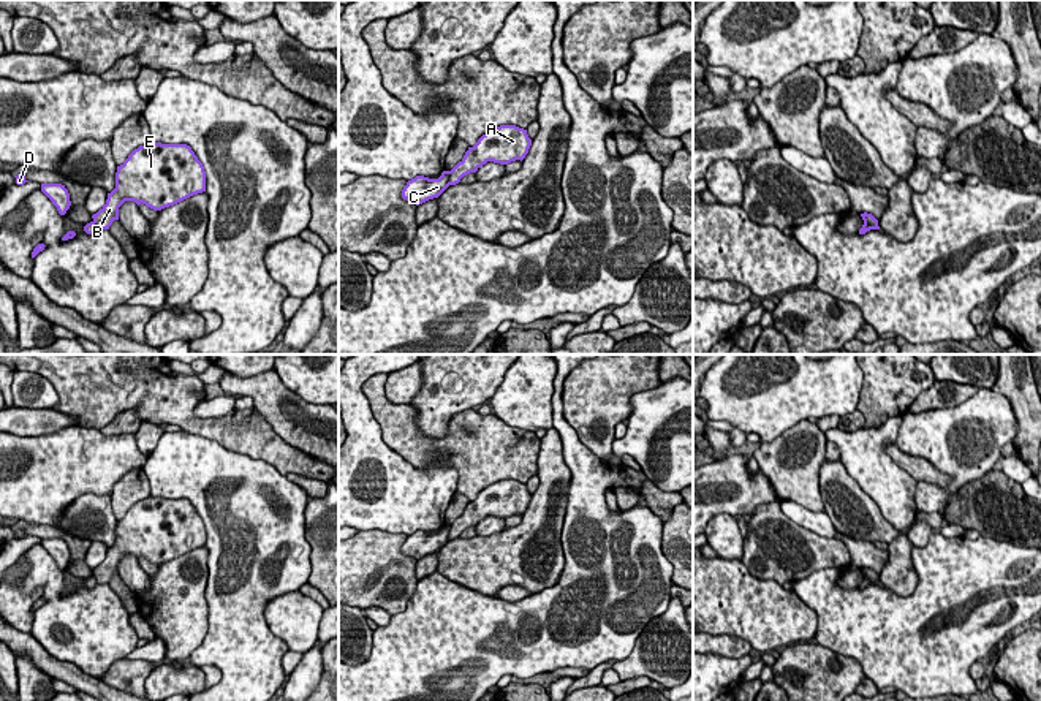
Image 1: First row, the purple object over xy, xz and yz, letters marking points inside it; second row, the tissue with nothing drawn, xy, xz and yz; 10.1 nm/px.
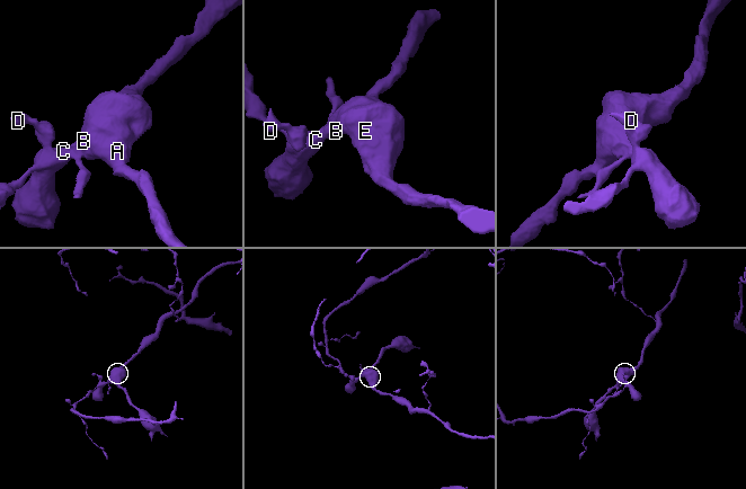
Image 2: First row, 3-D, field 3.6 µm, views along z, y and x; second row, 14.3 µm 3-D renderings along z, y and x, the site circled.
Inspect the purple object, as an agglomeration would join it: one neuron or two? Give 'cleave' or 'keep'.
cleave

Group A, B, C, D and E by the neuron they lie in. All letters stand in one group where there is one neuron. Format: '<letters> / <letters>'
A B E / C D

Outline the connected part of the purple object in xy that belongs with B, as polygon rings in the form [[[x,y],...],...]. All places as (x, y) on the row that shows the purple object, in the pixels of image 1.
[[[150,141],[117,166],[115,188],[92,218],[98,229],[109,229],[125,201],[161,210],[203,191],[206,171],[190,146]]]

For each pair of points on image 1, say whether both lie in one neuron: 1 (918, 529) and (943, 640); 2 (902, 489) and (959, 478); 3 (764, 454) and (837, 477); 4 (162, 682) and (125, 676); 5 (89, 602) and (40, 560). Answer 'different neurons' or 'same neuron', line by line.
1: different neurons
2: different neurons
3: different neurons
4: different neurons
5: same neuron

